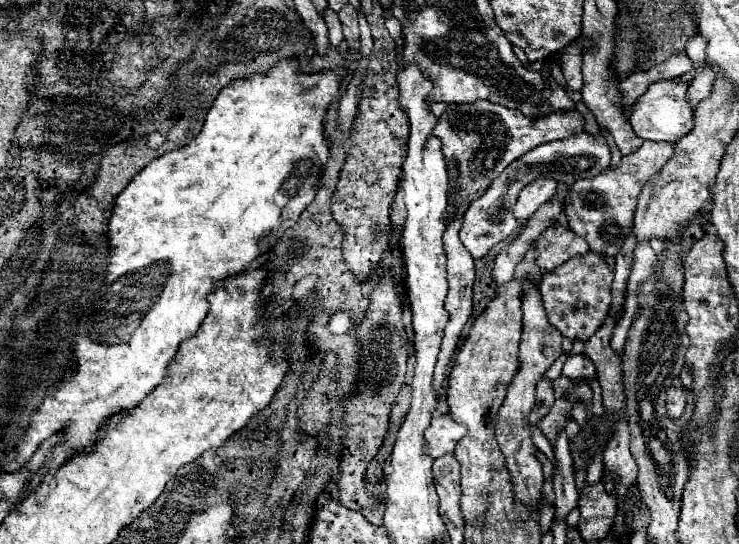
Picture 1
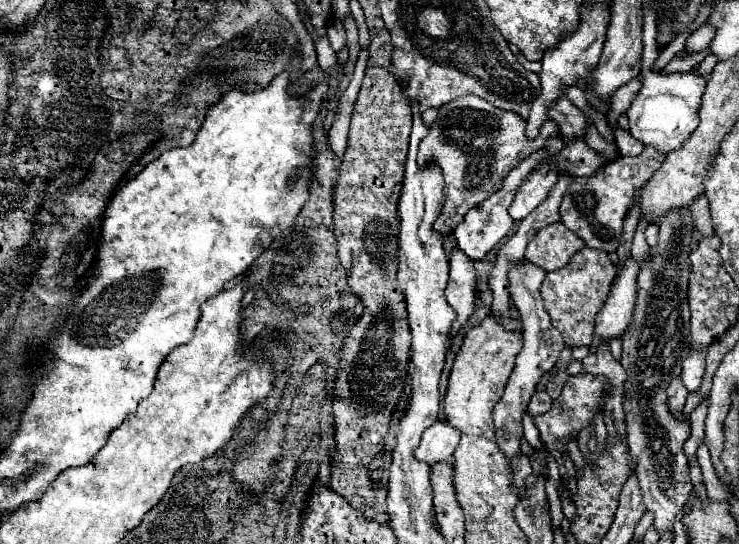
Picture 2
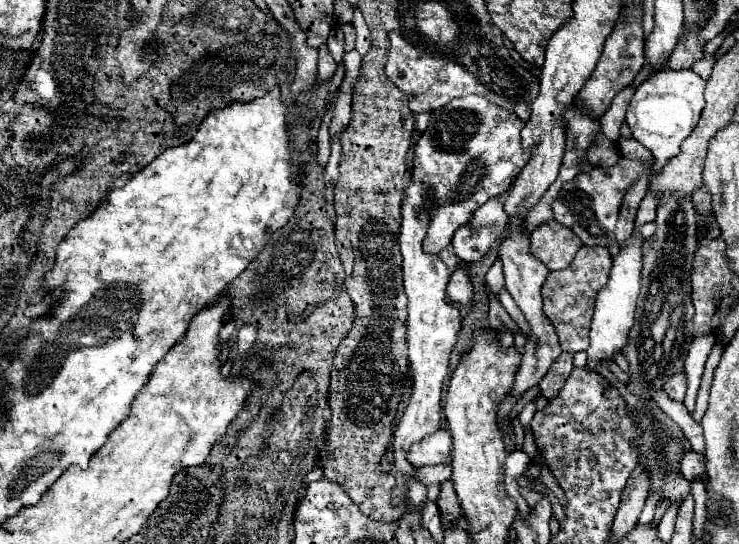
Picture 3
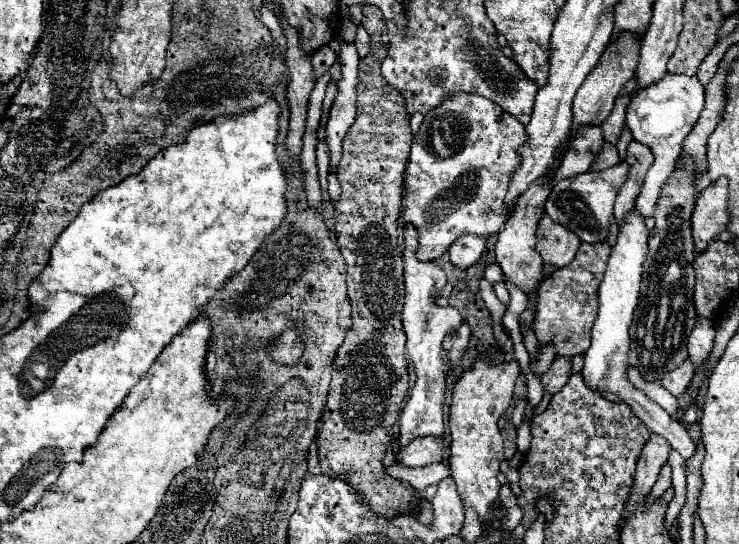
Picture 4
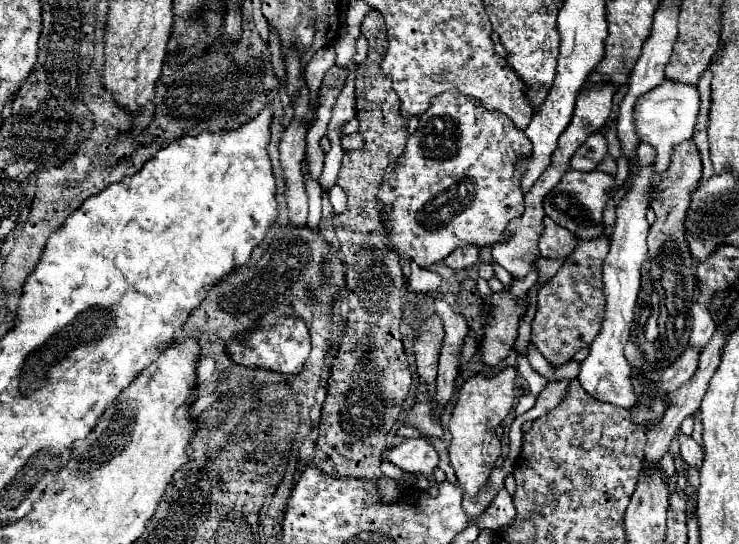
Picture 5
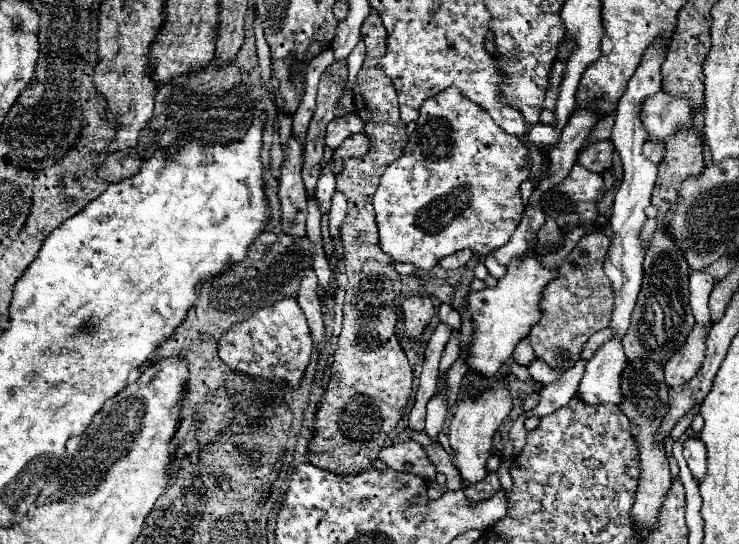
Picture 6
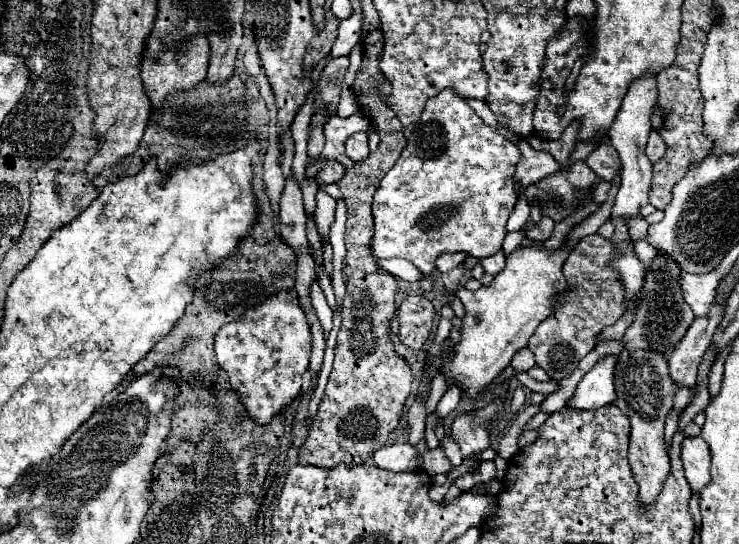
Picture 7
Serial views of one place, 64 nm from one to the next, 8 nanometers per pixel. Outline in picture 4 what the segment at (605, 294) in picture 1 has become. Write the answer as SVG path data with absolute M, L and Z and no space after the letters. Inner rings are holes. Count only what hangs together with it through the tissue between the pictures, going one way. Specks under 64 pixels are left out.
M582 244L568 266L558 268L540 284L542 302L532 328L540 344L550 342L556 346L558 356L584 354L590 346L590 328L596 320L596 292L604 280L610 250L608 244Z

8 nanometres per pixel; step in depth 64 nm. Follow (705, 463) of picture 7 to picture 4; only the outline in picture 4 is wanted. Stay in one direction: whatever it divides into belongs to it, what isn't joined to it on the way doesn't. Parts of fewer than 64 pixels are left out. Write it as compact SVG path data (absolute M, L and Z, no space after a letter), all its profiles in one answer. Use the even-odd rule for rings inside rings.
M634 210L628 214L626 224L618 232L618 244L612 248L604 280L598 290L598 316L592 326L592 344L586 352L586 362L582 368L584 380L588 380L590 388L598 388L604 398L618 402L624 400L634 414L654 432L660 434L668 440L668 444L682 454L682 458L690 458L696 450L694 442L690 440L686 428L672 420L670 414L666 414L664 408L660 408L654 400L650 400L642 390L636 390L630 380L626 378L626 368L628 368L628 328L632 324L632 314L638 304L638 294L640 294L640 278L642 278L642 262L646 258L646 240L648 240L648 230L644 226L644 218Z

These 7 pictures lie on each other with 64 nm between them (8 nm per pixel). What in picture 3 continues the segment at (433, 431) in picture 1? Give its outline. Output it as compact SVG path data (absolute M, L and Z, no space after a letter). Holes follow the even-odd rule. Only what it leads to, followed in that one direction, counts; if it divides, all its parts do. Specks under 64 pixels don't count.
M440 428L424 436L420 442L416 442L408 452L408 460L410 464L416 464L416 466L448 464L450 454L452 454L452 434Z

